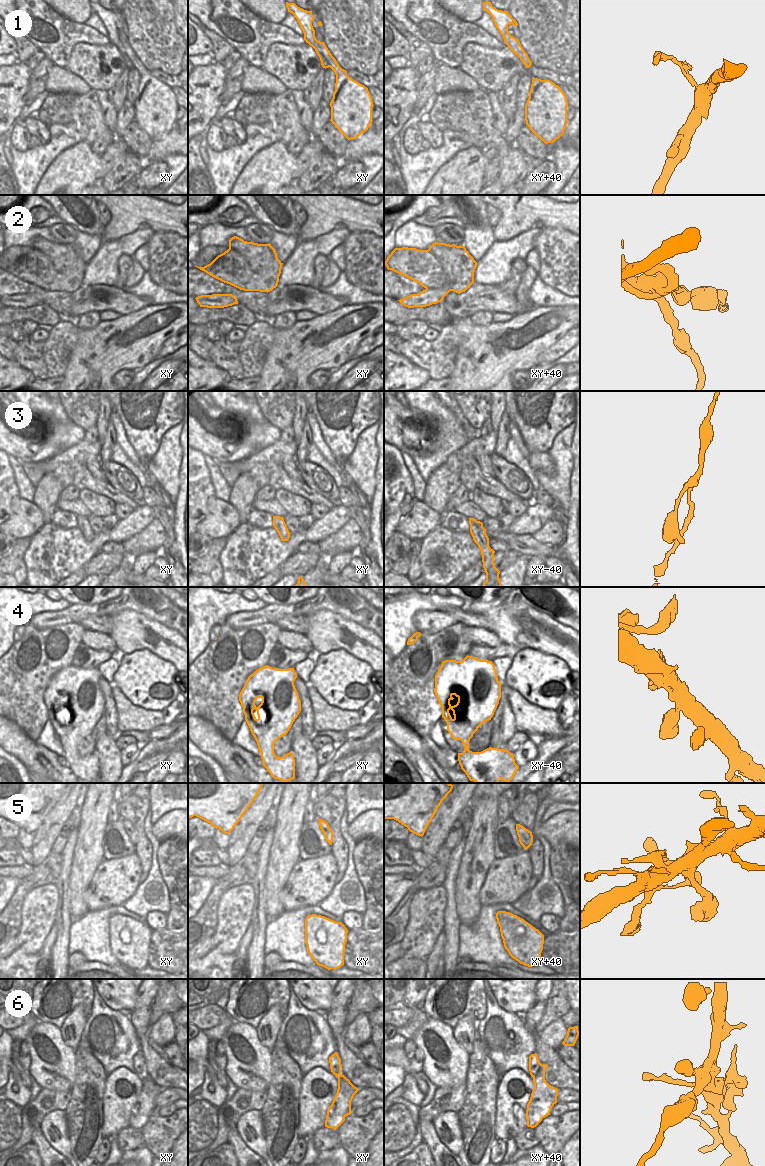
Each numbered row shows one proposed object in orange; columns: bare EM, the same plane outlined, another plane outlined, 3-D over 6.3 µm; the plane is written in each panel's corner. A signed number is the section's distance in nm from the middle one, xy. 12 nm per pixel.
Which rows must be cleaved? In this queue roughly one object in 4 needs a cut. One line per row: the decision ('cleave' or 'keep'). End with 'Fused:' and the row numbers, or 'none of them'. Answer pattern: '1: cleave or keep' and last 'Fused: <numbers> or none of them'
1: cleave
2: cleave
3: keep
4: keep
5: keep
6: cleave
Fused: 1, 2, 6

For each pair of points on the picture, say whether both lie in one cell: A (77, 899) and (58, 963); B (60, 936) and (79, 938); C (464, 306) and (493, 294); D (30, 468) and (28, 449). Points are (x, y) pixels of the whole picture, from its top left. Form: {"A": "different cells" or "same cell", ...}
{"A": "different cells", "B": "different cells", "C": "same cell", "D": "different cells"}

